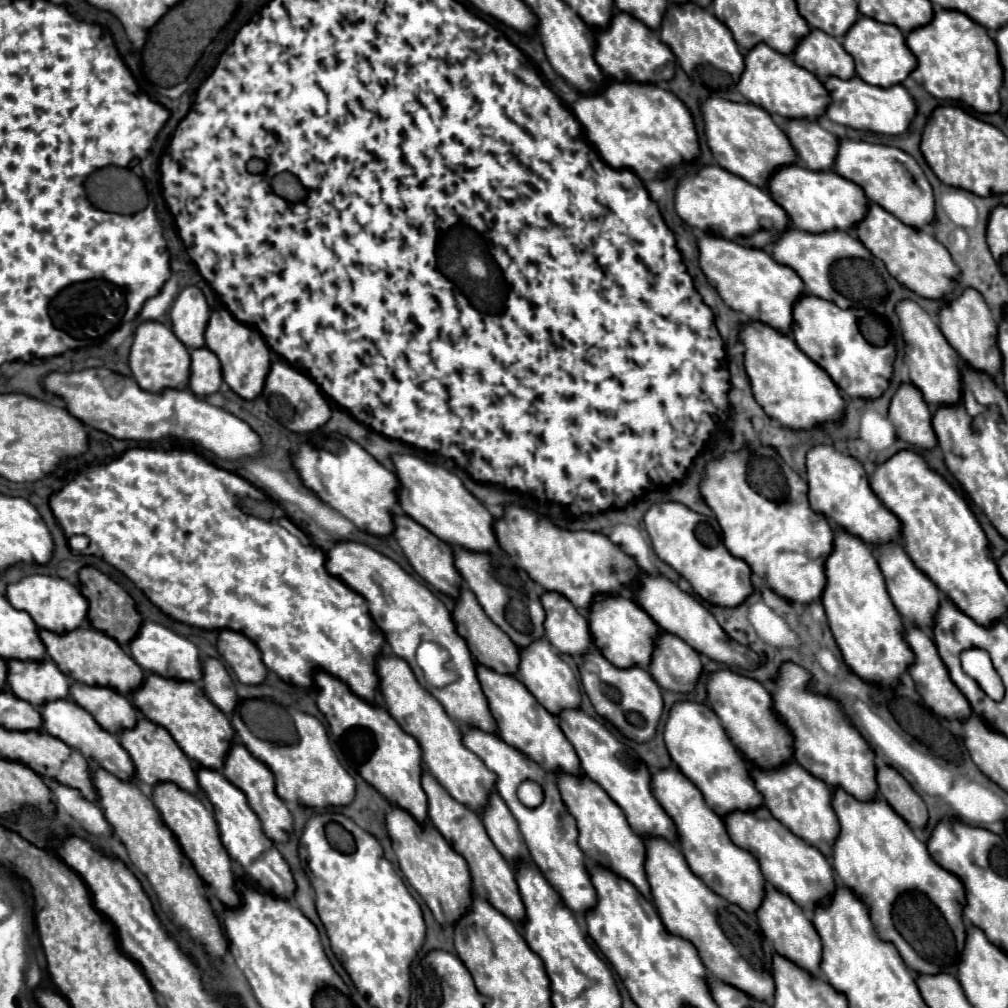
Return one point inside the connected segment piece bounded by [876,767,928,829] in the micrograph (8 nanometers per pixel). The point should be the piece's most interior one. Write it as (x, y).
(893, 787)

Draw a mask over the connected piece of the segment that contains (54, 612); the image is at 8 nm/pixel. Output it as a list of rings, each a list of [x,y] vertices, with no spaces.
[[[48,575],[24,577],[22,581],[8,585],[8,601],[12,603],[12,607],[20,611],[28,611],[28,615],[34,619],[34,623],[40,629],[46,629],[52,633],[68,633],[86,623],[88,603],[84,595],[80,593],[78,587],[58,577],[48,577]]]

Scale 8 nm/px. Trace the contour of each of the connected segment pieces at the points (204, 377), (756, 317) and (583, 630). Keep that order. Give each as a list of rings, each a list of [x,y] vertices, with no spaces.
[[[206,347],[194,349],[190,355],[192,355],[192,375],[190,375],[192,393],[196,393],[198,397],[218,393],[222,385],[222,367],[218,363],[218,357]]]
[[[706,235],[698,241],[698,247],[700,267],[728,307],[752,321],[766,323],[784,335],[792,331],[792,307],[804,295],[804,283],[794,269],[774,263],[762,249],[748,249],[722,237]]]
[[[544,593],[542,605],[546,609],[546,639],[568,655],[584,655],[592,645],[588,619],[558,593]]]

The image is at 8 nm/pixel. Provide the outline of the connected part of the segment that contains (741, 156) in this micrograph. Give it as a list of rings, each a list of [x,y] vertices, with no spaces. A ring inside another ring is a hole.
[[[714,95],[702,101],[702,113],[706,123],[706,139],[714,159],[720,167],[746,179],[748,183],[766,187],[766,179],[770,179],[770,171],[774,171],[774,167],[798,161],[794,151],[790,151],[790,143],[786,143],[786,135],[782,135],[782,129],[762,107],[752,103],[734,103]]]

